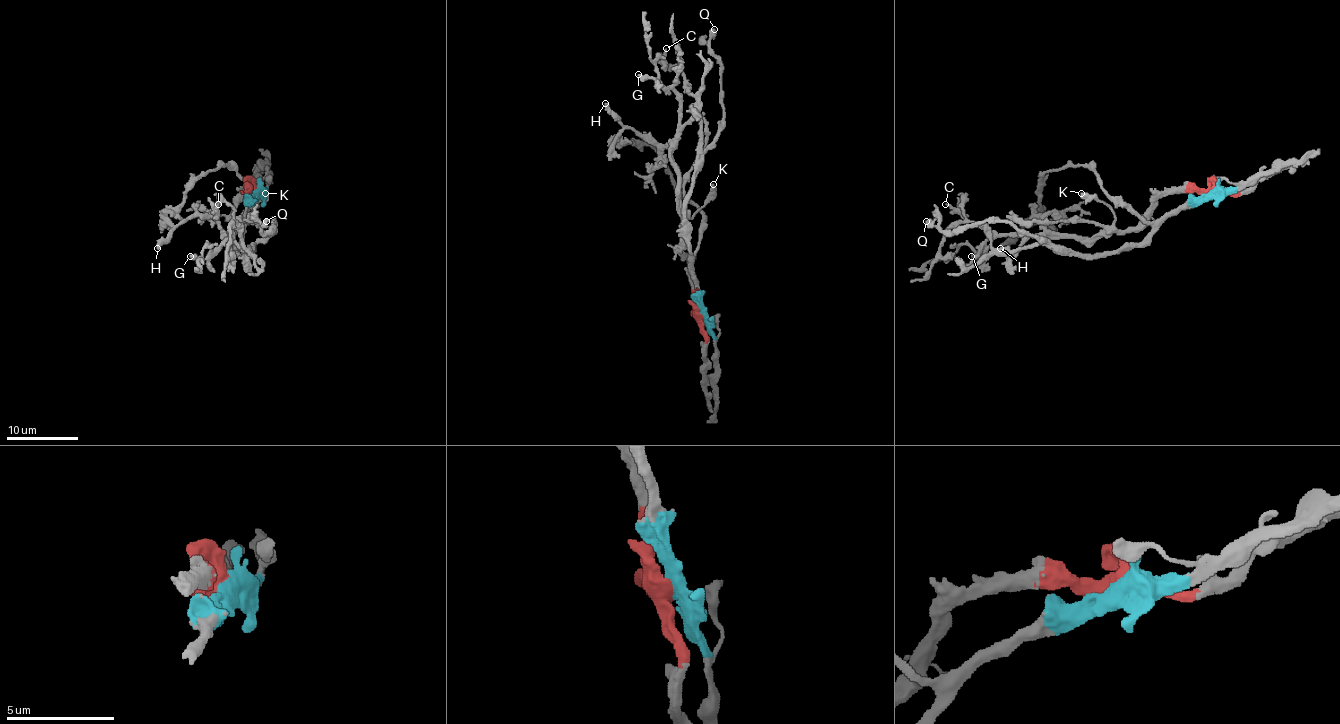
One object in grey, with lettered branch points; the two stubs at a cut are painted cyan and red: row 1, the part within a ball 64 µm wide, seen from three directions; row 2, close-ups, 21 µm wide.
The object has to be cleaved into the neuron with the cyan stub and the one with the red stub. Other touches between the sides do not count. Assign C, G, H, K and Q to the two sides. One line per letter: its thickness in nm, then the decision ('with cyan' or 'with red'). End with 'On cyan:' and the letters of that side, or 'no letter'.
C: 190 nm thick; with cyan
G: 440 nm thick; with red
H: 320 nm thick; with red
K: 440 nm thick; with red
Q: 240 nm thick; with cyan
On cyan: C, Q

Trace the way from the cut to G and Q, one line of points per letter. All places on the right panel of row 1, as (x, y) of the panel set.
G: (1212, 191), (1162, 194), (1133, 228), (1101, 230), (1090, 237), (1053, 234), (993, 235), (975, 259), (972, 255)
Q: (1212, 191), (1175, 209), (1140, 243), (1112, 253), (1054, 250), (1008, 223), (983, 221), (947, 232), (925, 221)

